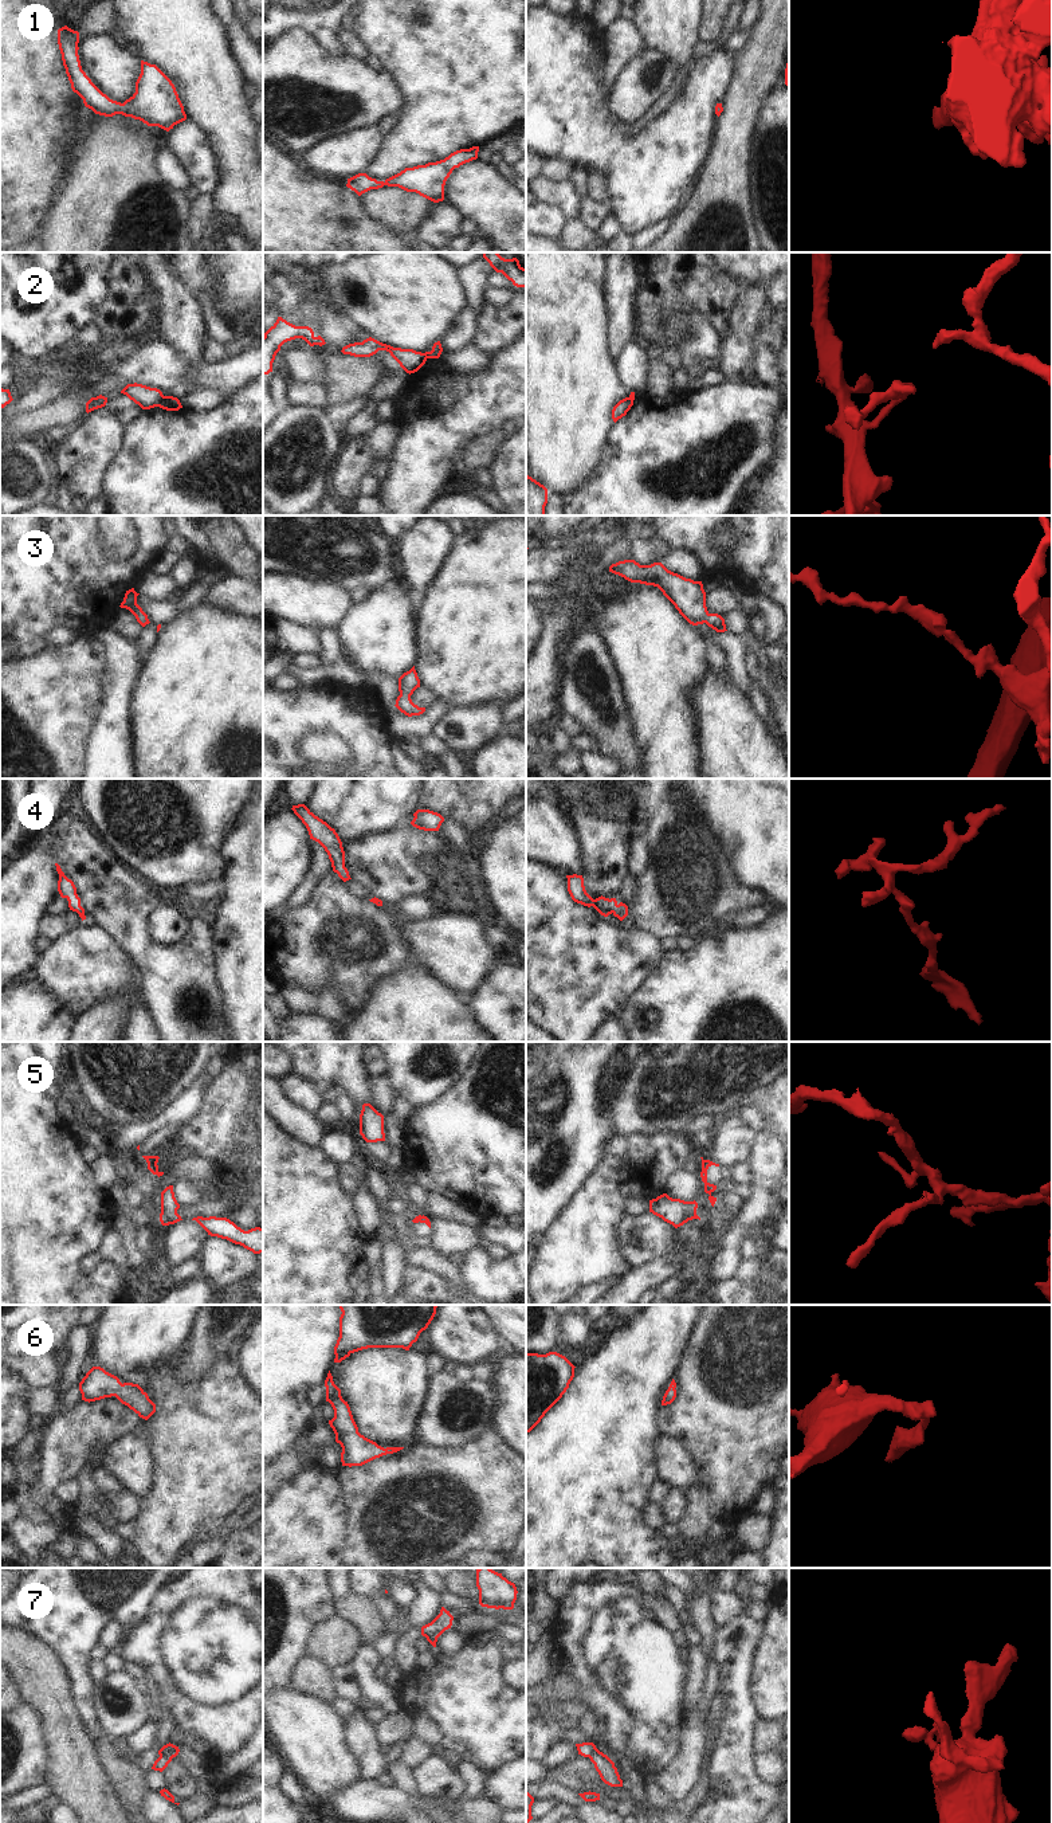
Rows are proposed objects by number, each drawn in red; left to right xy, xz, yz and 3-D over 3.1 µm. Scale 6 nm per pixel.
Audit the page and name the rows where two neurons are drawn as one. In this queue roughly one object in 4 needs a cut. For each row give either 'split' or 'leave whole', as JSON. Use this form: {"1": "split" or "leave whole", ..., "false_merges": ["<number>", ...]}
{"1": "leave whole", "2": "split", "3": "leave whole", "4": "leave whole", "5": "leave whole", "6": "leave whole", "7": "split", "false_merges": ["2", "7"]}

